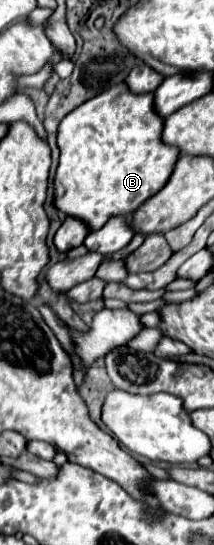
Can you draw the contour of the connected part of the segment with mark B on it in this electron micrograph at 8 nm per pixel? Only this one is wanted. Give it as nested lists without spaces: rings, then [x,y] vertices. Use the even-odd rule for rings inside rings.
[[[118,83],[98,97],[84,101],[74,113],[68,113],[58,127],[58,147],[60,165],[54,177],[54,207],[68,217],[80,219],[90,231],[98,231],[110,217],[128,217],[134,213],[148,197],[164,187],[168,181],[176,159],[180,157],[176,147],[164,145],[160,139],[162,117],[154,113],[154,95],[134,95],[124,83]]]

